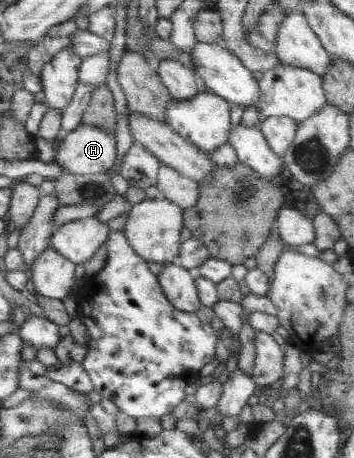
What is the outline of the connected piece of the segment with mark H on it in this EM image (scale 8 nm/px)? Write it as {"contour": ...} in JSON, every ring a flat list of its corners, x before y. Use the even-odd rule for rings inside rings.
{"contour":[[82,124,68,133,54,159,72,174,98,174,111,170,119,158,116,134]]}

